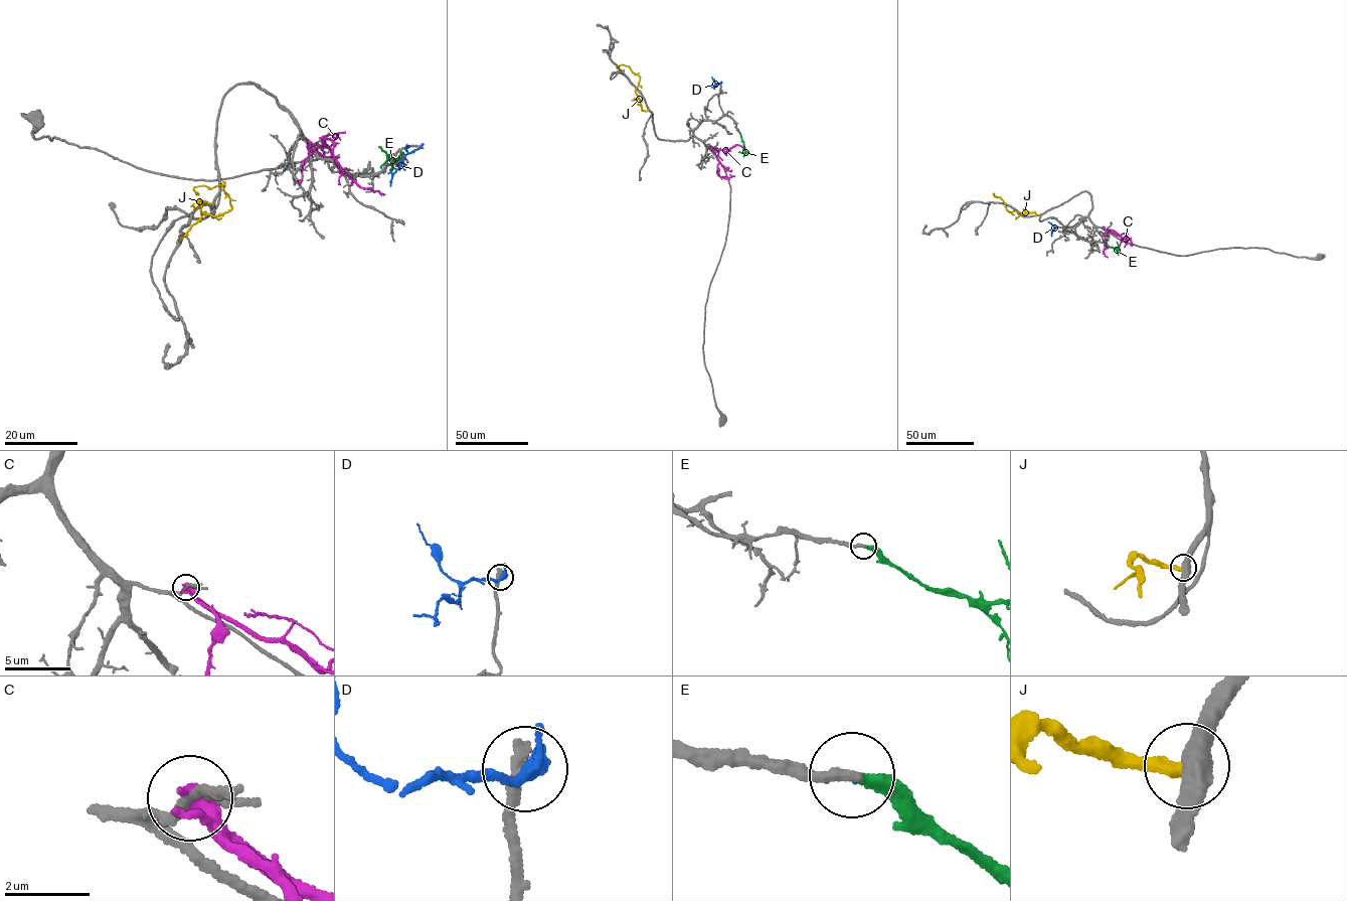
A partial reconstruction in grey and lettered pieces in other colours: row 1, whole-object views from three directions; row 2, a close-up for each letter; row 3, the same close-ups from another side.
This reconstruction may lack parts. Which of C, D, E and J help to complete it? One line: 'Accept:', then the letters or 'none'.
Accept: E

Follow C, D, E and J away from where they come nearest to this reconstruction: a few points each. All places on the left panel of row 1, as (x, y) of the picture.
C: (321, 138), (322, 148), (313, 148), (307, 141), (307, 147), (315, 148), (326, 157), (337, 157), (338, 154)
D: (421, 146), (405, 155), (390, 186)
E: (401, 153), (393, 160), (378, 146)
J: (212, 203), (198, 202), (203, 213), (214, 216), (231, 208), (225, 182), (211, 188), (193, 188), (198, 194)

